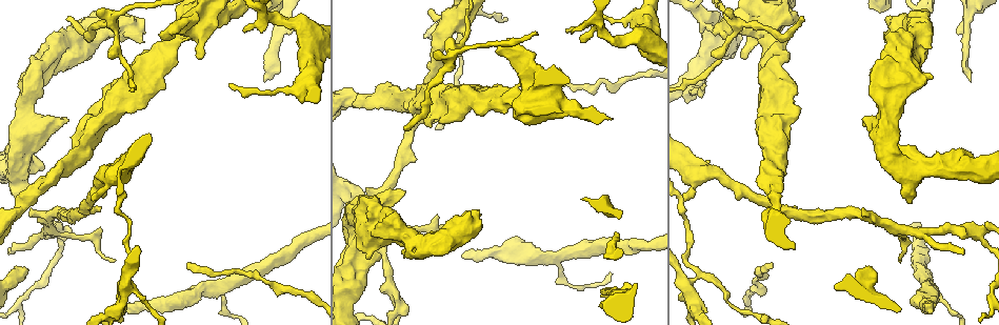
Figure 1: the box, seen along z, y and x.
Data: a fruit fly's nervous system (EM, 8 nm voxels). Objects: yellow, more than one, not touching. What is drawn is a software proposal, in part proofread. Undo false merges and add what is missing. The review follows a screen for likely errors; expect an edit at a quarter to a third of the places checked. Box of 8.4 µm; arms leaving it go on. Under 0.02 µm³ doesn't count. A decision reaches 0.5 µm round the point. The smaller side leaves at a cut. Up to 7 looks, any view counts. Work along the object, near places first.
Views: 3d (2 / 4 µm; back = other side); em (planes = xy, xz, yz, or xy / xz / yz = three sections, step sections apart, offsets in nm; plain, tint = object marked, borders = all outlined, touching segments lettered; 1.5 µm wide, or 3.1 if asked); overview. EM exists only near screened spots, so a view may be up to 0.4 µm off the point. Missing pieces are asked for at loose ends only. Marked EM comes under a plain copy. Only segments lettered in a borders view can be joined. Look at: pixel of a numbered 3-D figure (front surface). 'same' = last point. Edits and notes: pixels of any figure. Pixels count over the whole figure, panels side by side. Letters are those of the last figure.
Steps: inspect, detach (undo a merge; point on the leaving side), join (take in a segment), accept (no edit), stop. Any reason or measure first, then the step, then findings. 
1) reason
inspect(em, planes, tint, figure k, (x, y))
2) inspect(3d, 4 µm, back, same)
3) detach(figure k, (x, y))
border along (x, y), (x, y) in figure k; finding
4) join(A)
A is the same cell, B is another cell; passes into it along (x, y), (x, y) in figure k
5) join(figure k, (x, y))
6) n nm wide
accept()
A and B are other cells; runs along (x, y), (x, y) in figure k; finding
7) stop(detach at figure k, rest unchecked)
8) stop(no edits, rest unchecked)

branch stops here
inspect(em, planes, borders, figure 1, (34, 59))

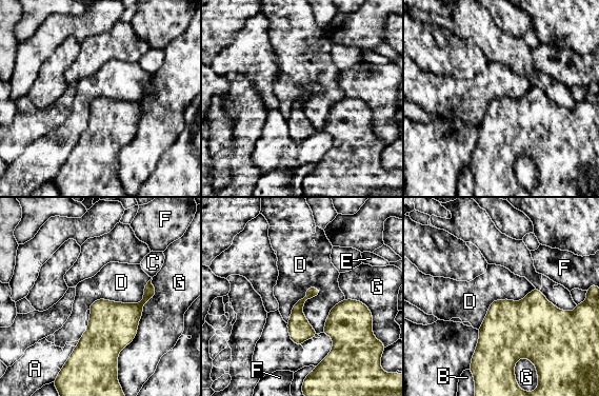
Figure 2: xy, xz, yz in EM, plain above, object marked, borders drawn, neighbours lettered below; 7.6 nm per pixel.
accept()
A, B, C, D, E, F and G are other cells; border along (306, 286), (318, 333) in figure 2; no lettered segment goes on from it

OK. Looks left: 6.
inspect(em, xz, step 4, tint, figure 1, (67, 18))

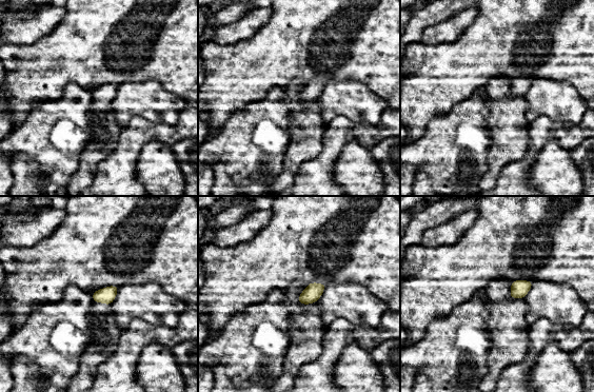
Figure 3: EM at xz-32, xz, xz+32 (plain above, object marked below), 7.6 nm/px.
inspect(em, planes, borders, same)

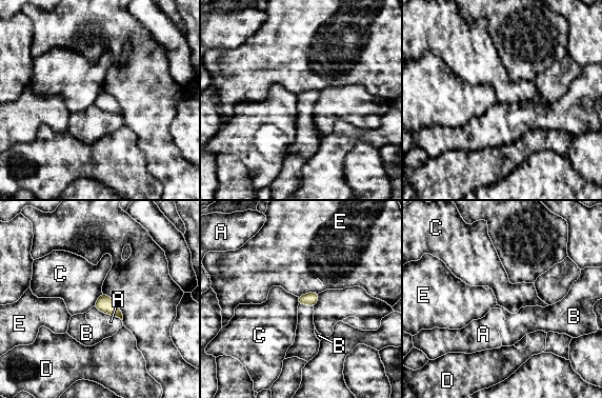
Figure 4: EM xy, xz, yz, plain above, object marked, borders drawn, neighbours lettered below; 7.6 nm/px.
accept()
A, B, C, D and E are other cells; border along (102, 293), (93, 305) in figure 4; none of them fits

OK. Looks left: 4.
an open end
inspect(3d, 4 µm, figure 1, (216, 27))

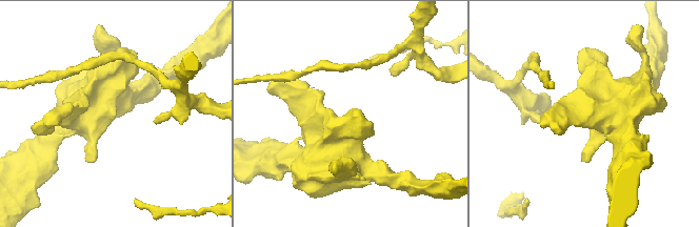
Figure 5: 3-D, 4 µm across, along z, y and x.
now the EM
inspect(em, planes, borders, figure 5, (113, 118))

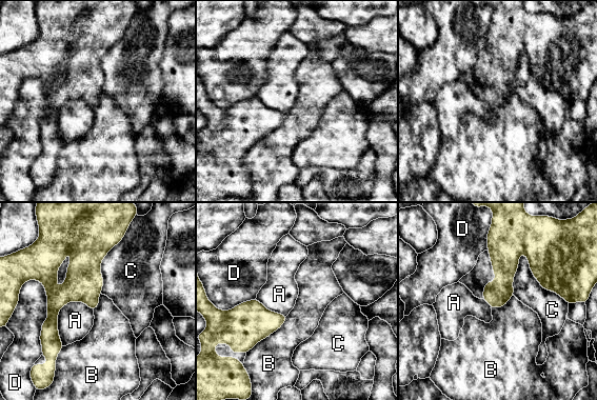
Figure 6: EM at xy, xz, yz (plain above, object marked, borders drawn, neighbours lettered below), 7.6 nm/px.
accept()
A, B, C and D are other cells; border along (287, 315), (277, 330), (246, 353) in figure 6; none of them fits

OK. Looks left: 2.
stop(no edits, rest unchecked)

